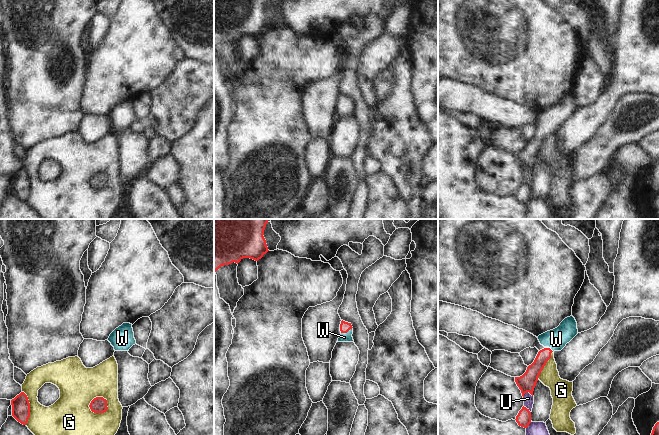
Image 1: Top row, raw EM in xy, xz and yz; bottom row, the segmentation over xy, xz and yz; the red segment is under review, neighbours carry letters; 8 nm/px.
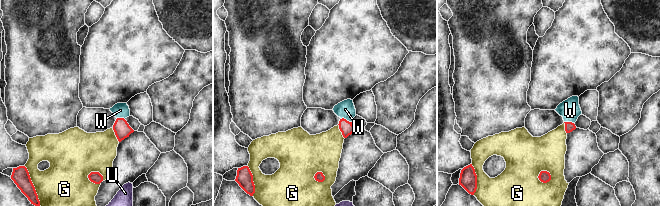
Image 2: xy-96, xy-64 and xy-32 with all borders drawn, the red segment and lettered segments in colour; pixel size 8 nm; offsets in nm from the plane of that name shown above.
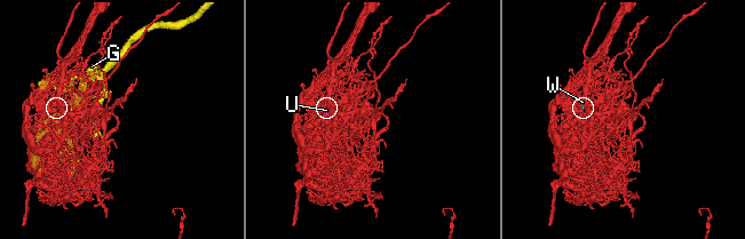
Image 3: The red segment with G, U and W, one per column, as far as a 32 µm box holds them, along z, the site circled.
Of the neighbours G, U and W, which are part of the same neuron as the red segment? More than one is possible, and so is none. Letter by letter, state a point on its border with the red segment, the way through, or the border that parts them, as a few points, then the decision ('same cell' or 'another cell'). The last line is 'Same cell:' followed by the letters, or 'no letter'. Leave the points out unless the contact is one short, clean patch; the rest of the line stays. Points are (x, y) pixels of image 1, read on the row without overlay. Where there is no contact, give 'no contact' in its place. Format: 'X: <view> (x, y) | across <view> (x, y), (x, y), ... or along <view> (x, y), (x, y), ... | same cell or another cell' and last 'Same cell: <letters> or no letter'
G: xy (98, 188) | another cell
U: yz (523, 171) | along yz (528, 167), (524, 170), (523, 176) | another cell
W: xz (346, 108) | across xz (344, 102), (346, 108), (344, 113) | same cell
Same cell: W

